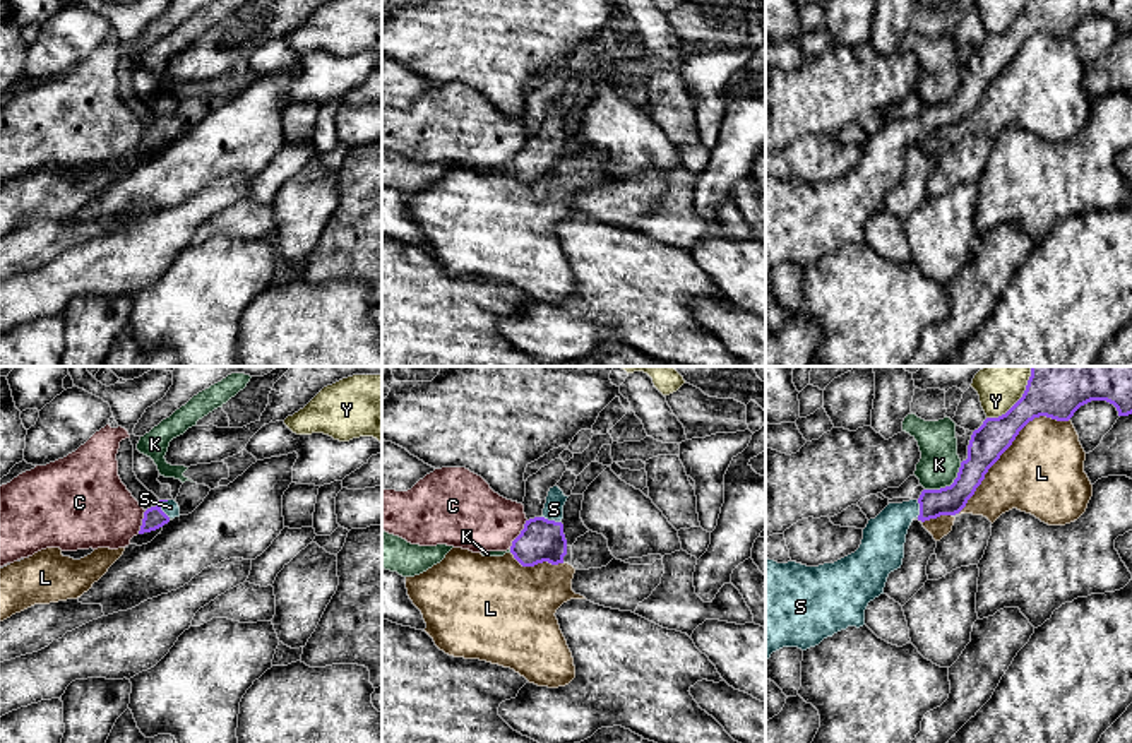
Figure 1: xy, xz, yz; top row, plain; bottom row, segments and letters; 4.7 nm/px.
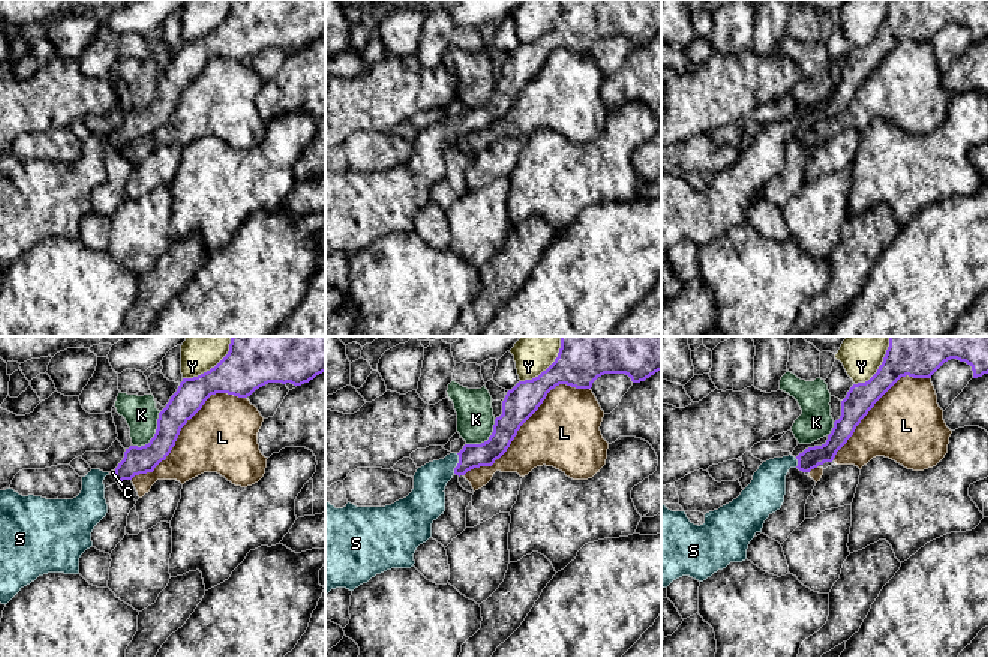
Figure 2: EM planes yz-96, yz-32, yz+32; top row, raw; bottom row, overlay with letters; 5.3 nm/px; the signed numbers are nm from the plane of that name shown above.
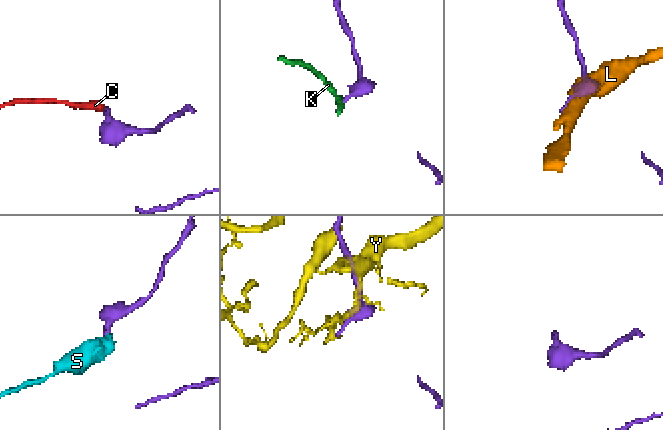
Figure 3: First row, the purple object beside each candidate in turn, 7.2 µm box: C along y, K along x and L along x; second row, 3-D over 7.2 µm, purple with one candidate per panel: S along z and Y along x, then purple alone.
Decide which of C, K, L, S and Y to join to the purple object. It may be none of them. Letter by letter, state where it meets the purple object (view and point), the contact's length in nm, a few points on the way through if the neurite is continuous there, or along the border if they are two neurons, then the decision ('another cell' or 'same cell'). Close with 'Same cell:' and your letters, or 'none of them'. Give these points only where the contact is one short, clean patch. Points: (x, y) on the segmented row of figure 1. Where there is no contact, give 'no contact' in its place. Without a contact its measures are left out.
C: meets purple in xz at (519, 534); contact 170 nm long; border along xz (526, 519), (509, 548); another cell
K: meets purple in yz at (947, 487); contact 220 nm long; border along yz (961, 463), (956, 478), (949, 485), (925, 490); another cell
L: meets purple in yz at (1009, 445); contact 700 nm long; another cell
S: meets purple in xy at (160, 509); contact 100 nm long; runs through xy (154, 517), (160, 509), (170, 507); same cell
Y: meets purple in yz at (1019, 399); contact 320 nm long; another cell
Same cell: S

